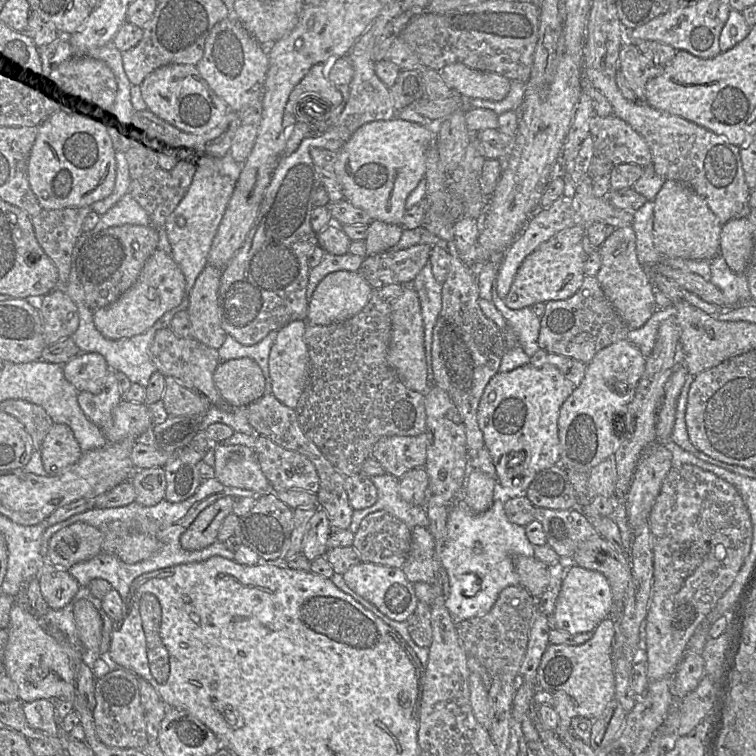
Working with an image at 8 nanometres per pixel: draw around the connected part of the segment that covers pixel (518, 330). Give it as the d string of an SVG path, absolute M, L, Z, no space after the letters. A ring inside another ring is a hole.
M496 279L492 284L492 301L513 329L518 338L518 344L529 357L532 357L540 349L538 345L540 318L531 307L521 309L507 307L504 299L497 292Z

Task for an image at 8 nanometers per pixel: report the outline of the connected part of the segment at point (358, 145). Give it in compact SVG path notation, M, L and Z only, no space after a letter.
M397 117L363 125L340 149L335 163L335 172L341 183L344 198L368 213L372 220L401 225L406 211L406 199L425 178L425 153L434 143L436 143L436 134L431 128Z

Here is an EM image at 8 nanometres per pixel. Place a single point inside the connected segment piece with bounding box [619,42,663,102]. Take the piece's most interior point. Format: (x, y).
(637, 69)

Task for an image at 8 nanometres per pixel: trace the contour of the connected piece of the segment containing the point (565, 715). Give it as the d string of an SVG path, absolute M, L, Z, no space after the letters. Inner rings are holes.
M609 616L594 630L591 639L581 645L549 644L537 669L538 689L549 692L553 697L553 708L558 714L556 732L569 744L574 735L571 720L585 717L599 718L615 698L615 675L612 661L612 645L617 632L617 620Z

